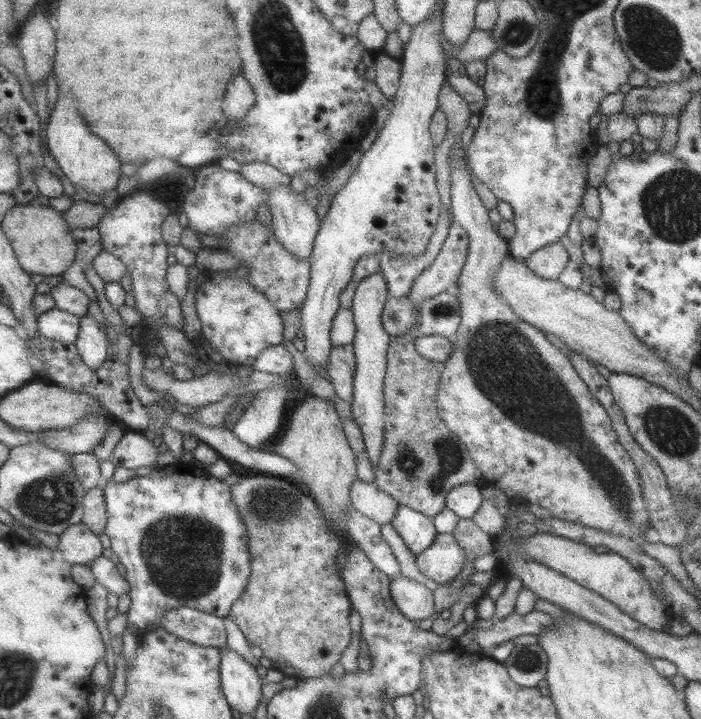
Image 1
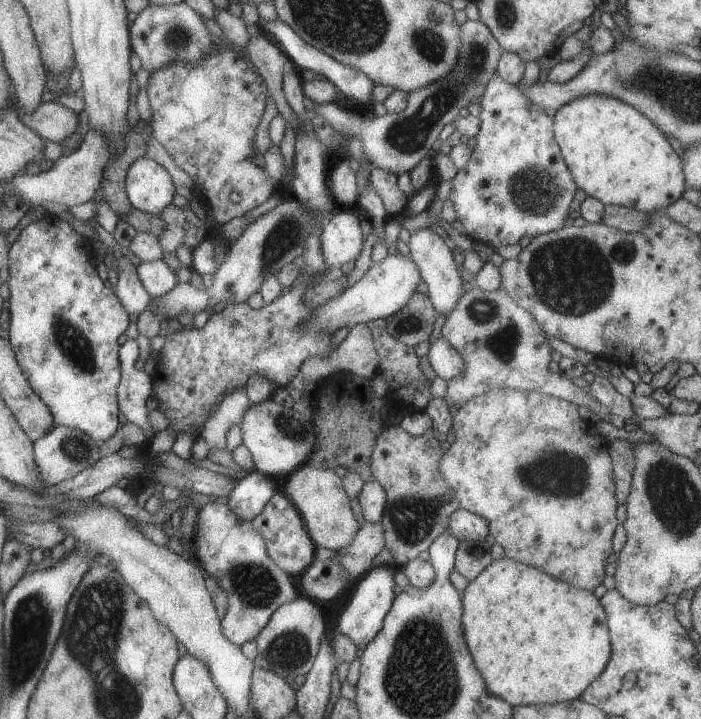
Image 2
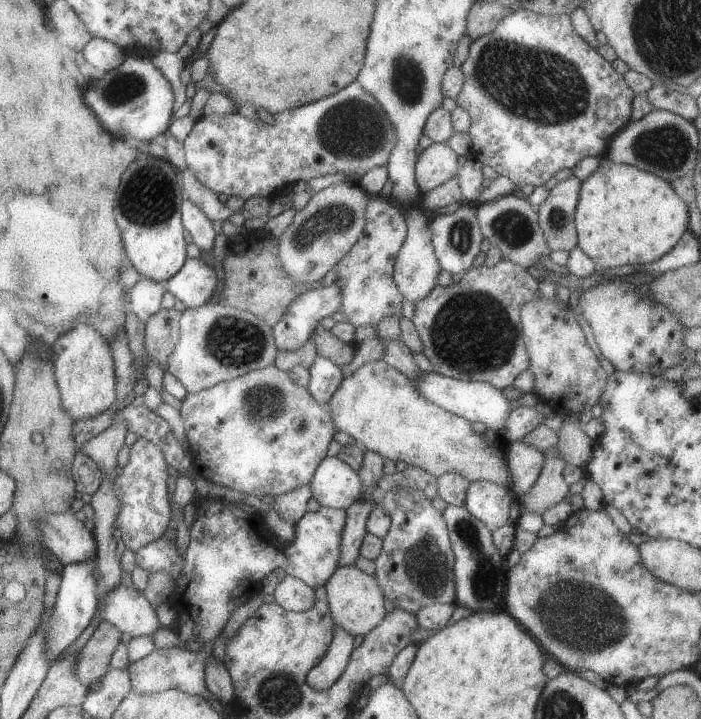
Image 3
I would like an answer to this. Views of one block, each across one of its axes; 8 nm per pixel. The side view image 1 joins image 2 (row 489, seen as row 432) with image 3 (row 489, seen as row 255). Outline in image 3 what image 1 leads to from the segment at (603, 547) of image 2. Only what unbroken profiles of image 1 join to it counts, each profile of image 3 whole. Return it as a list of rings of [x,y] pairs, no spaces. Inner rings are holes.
[[[470,482],[465,491],[464,507],[473,518],[487,526],[490,532],[506,524],[509,504],[509,490],[492,482]]]

